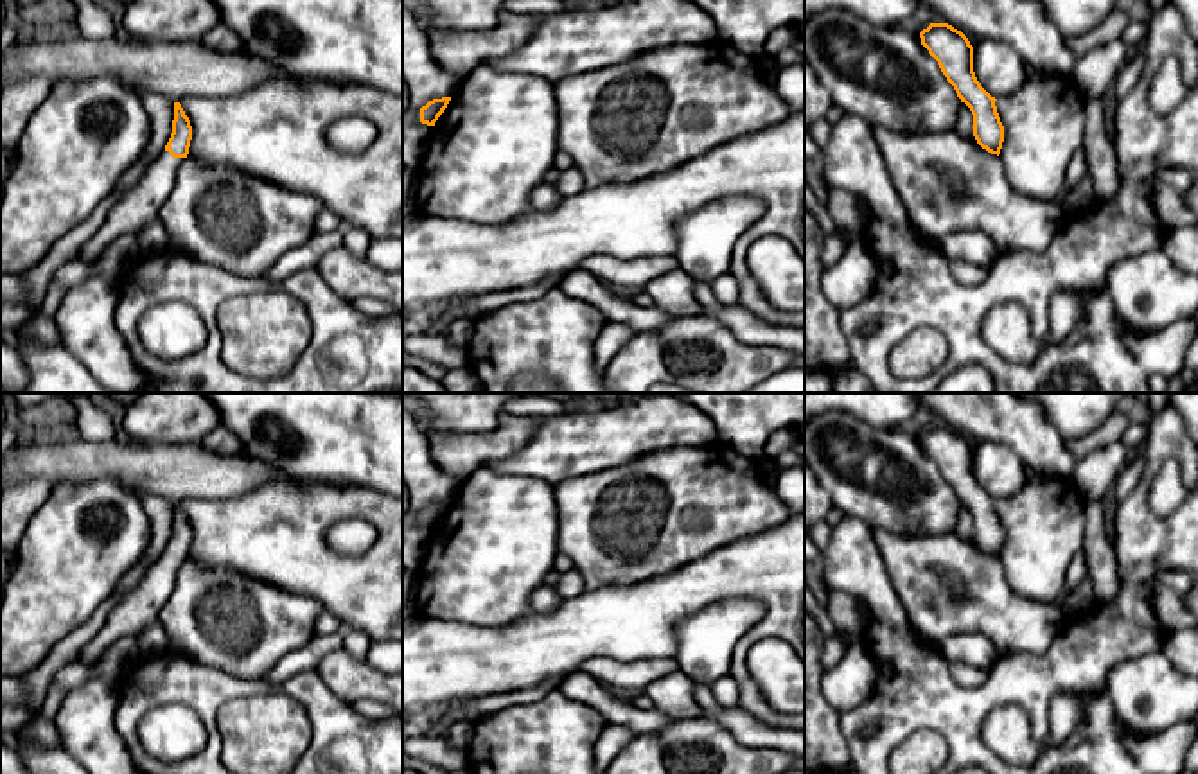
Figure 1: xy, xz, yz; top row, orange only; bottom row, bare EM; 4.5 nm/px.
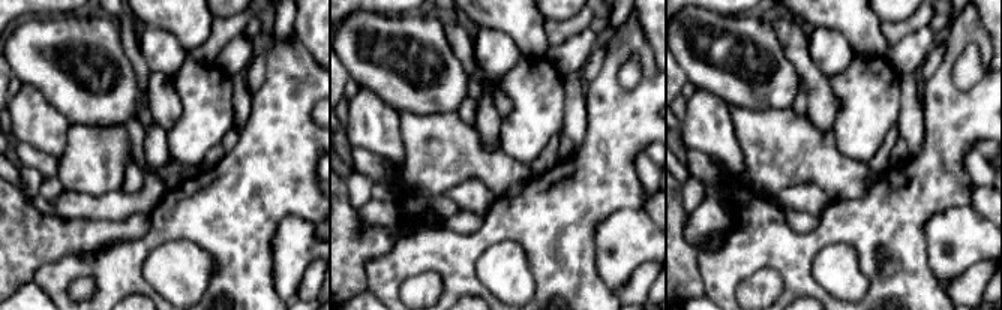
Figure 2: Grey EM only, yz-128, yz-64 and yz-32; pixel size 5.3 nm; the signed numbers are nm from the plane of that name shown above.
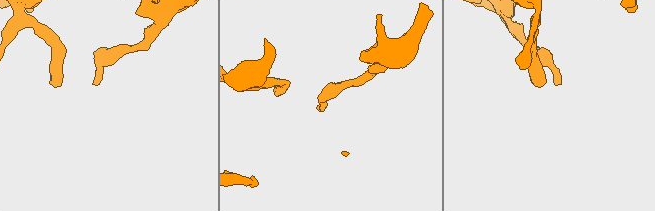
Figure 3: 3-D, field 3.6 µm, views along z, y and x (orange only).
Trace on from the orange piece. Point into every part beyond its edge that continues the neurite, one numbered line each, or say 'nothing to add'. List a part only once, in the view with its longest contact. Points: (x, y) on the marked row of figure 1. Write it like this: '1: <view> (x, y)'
1: xy (139, 207)

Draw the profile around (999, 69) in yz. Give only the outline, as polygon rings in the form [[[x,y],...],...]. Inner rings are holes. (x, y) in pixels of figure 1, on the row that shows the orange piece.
[[[981,40],[973,47],[973,72],[995,99],[1015,93],[1026,81],[1026,63],[1020,54],[997,40]]]

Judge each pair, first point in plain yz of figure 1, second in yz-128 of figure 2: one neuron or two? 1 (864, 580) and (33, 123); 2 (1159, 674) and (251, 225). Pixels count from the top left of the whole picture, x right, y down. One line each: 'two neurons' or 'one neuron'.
1: one neuron
2: two neurons

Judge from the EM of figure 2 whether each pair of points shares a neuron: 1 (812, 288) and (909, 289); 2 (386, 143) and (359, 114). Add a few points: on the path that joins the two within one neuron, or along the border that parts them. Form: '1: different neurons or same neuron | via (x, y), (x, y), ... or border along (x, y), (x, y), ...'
1: same neuron | via (812, 247), (825, 234), (876, 234), (891, 249)
2: same neuron | via (380, 135), (366, 122)

